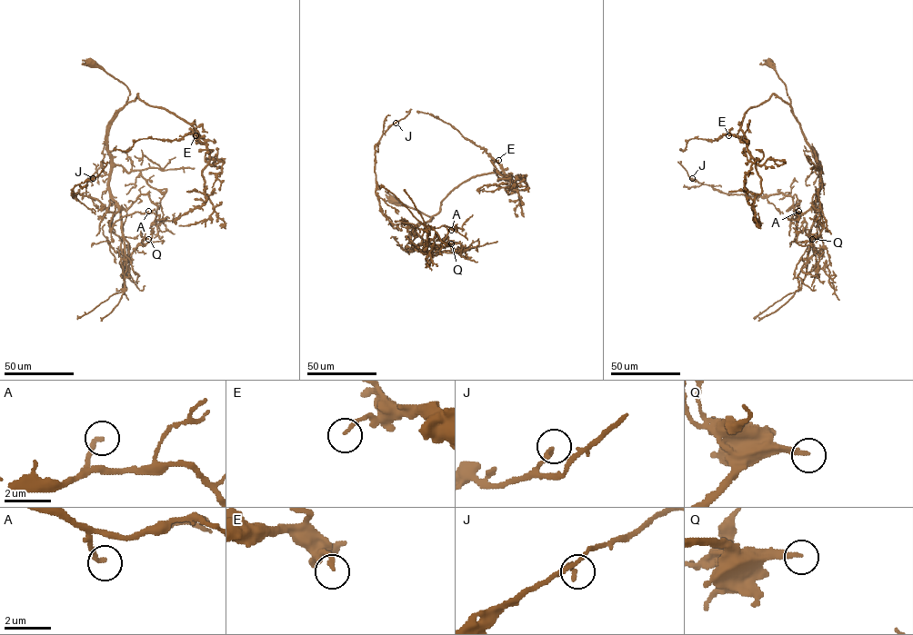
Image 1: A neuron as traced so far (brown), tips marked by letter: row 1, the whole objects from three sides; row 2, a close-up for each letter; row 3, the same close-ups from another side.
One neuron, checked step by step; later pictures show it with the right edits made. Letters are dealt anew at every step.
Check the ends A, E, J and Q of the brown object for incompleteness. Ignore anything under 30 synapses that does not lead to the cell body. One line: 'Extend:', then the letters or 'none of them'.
Extend: Q

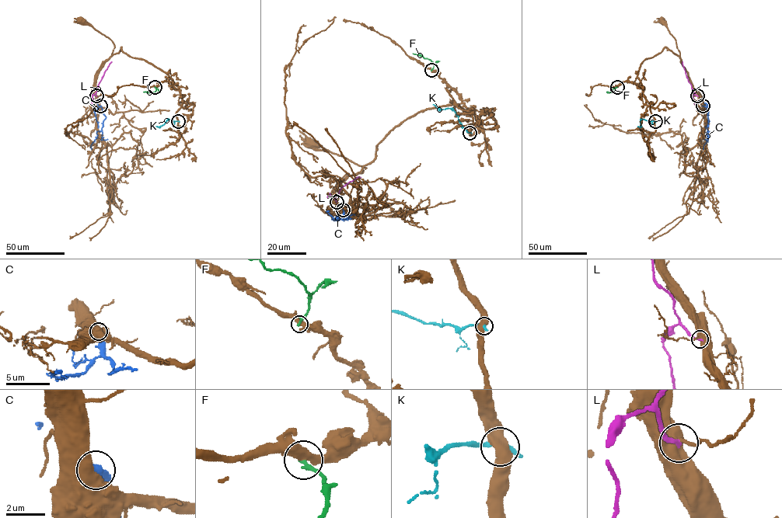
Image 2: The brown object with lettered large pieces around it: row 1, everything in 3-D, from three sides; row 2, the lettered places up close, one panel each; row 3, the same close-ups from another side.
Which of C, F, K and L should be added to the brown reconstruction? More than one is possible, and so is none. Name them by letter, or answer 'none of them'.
none of them

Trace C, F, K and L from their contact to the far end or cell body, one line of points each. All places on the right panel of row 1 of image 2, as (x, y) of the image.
C: (703, 106), (708, 110), (708, 140), (703, 149)
F: (616, 87), (610, 92), (606, 92)
K: (655, 121), (641, 119), (640, 126), (637, 126)
L: (697, 96), (687, 79), (682, 61)

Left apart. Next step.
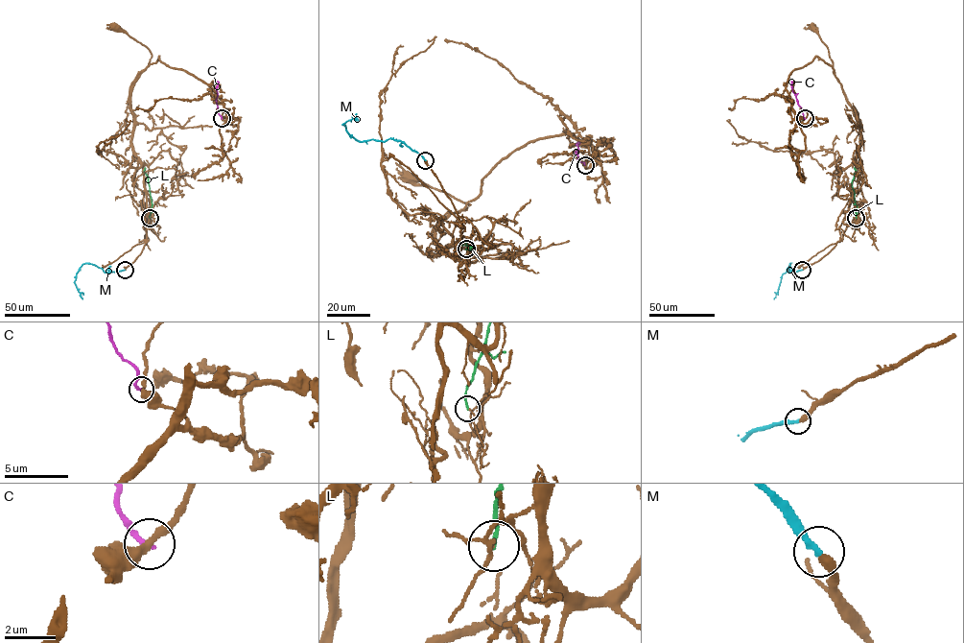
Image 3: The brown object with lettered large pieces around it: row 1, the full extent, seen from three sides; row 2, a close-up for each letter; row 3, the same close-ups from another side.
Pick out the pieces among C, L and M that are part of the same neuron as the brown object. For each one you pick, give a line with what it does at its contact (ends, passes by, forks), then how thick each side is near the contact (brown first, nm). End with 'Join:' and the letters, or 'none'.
M: it ends; calibres 380 and 260 nm
Join: M

